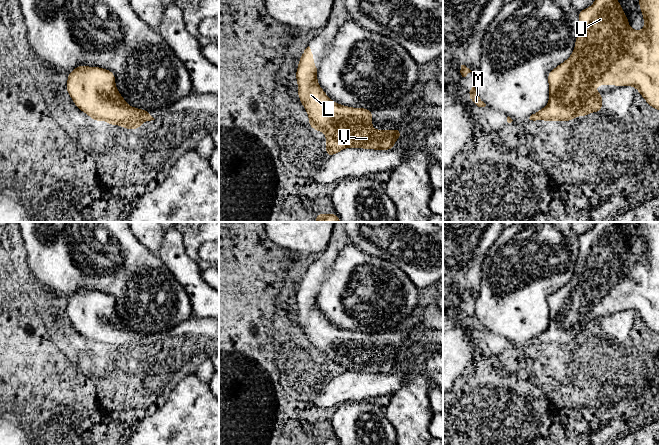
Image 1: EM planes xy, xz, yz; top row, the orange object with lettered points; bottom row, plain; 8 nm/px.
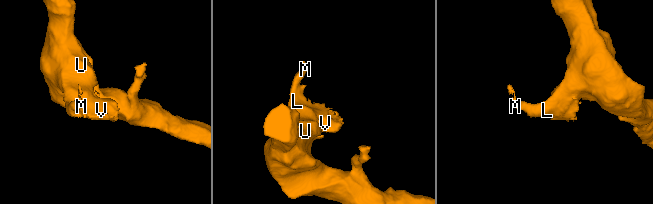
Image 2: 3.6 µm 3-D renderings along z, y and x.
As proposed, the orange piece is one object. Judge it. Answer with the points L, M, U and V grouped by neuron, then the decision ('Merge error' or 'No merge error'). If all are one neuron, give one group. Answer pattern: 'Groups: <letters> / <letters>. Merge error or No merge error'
Groups: L M U V. No merge error

